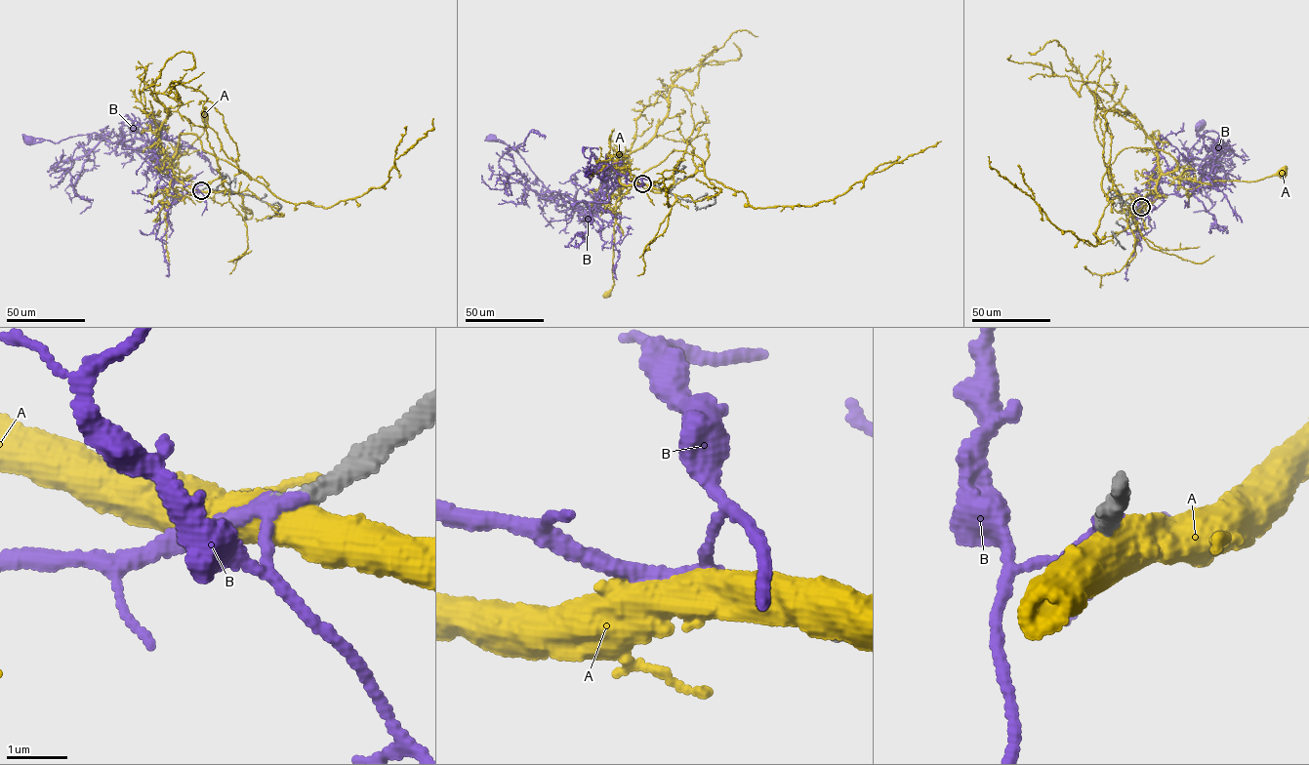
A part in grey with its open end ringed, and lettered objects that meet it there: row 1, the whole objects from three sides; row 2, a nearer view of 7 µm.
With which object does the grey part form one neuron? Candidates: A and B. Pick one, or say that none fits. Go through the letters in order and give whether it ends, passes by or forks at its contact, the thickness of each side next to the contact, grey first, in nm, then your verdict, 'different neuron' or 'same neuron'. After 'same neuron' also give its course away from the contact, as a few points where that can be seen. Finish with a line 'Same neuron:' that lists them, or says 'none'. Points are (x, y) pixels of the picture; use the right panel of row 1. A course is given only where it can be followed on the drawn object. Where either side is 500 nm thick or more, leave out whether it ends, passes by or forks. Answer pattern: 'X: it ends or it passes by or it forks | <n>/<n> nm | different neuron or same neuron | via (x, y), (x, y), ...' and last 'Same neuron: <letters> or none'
A: 280/550 nm | different neuron
B: it passes by | 280/190 nm | same neuron | via (1141, 207), (1164, 195), (1183, 196), (1203, 177), (1216, 144), (1204, 135), (1197, 136), (1196, 130), (1199, 126)
Same neuron: B

